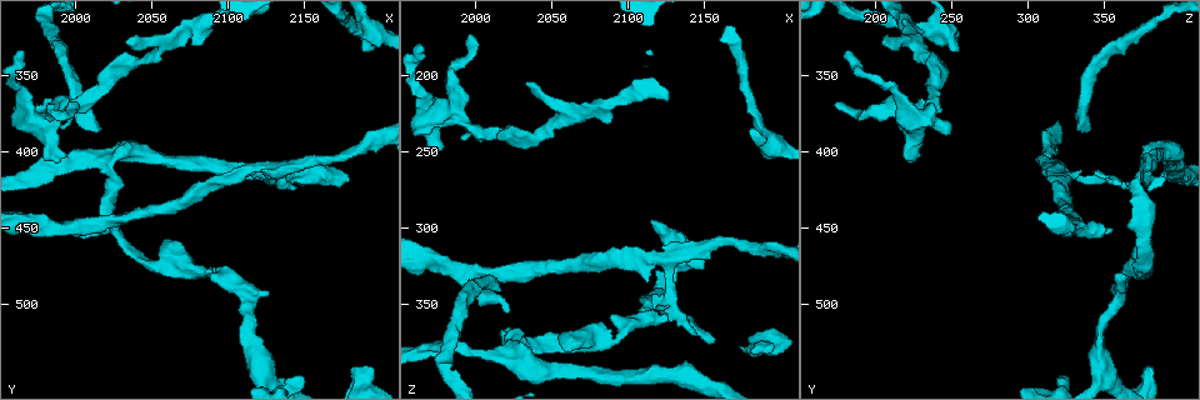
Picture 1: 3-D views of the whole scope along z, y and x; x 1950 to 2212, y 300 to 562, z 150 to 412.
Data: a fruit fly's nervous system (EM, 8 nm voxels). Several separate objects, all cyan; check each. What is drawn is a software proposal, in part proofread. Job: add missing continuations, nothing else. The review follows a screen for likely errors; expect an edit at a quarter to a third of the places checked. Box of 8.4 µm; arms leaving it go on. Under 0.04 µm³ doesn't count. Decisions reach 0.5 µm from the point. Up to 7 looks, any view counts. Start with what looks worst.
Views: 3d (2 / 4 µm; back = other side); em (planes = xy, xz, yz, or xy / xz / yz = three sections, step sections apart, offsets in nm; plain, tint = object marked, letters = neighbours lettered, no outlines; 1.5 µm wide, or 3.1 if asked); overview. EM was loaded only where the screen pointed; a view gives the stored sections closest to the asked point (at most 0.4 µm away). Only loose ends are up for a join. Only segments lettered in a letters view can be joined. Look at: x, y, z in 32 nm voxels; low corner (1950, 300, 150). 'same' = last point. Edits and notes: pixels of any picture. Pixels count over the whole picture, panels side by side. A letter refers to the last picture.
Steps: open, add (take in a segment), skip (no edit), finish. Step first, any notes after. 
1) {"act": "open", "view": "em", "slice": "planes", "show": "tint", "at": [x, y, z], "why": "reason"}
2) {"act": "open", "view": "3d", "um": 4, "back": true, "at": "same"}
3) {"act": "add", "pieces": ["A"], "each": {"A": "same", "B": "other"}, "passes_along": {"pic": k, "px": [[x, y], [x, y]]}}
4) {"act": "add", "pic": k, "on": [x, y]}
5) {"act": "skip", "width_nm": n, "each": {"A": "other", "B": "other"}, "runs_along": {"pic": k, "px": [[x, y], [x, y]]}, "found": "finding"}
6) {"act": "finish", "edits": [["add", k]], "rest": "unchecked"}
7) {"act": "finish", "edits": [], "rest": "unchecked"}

{"act": "open", "view": "3d", "um": 2, "at": [2014, 386, 336]}

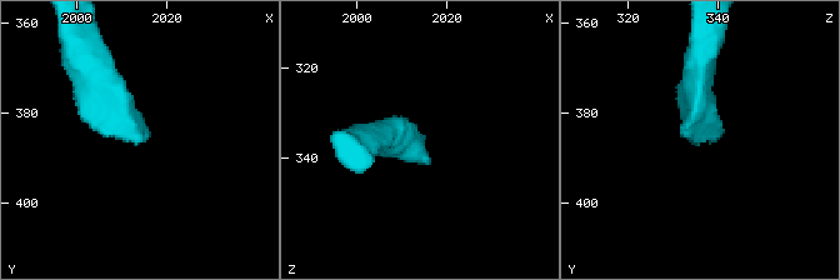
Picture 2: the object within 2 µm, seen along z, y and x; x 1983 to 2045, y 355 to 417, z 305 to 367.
{"act": "open", "view": "em", "slice": "xz", "step": 4, "show": "plain", "at": [2016, 387, 337]}

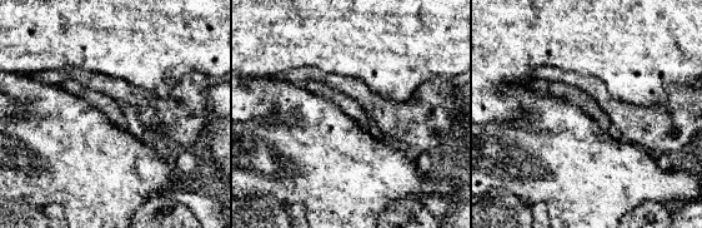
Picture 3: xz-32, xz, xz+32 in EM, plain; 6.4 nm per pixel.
{"act": "open", "view": "em", "slice": "xz", "step": 4, "show": "letters", "at": "same", "why": "see the neighbours"}

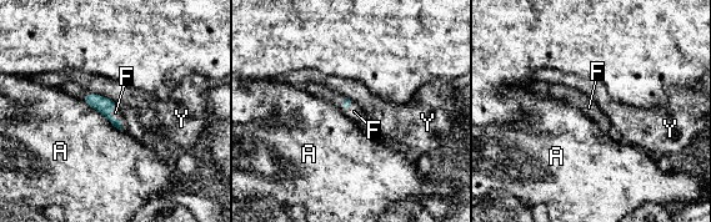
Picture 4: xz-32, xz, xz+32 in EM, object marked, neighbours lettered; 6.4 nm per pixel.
{"act": "add", "pic": 4, "on": [115, 112], "each": {"A": "other", "F": "same", "Y": "other"}, "passes_along": {"pic": 4, "px": [[101, 104], [111, 116], [115, 112]]}, "found": "the neuron continues"}

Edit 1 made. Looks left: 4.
{"act": "open", "view": "em", "slice": "planes", "show": "letters", "at": [1992, 402, 230], "why": "free end"}

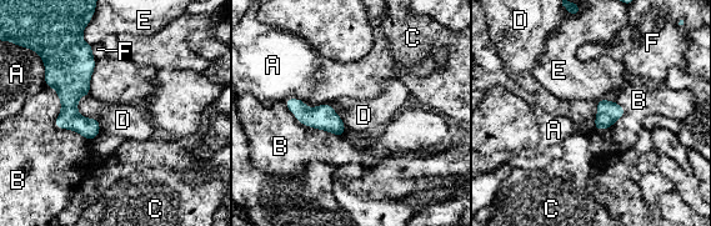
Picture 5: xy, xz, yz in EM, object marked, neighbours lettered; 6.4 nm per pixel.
{"act": "skip", "longest_contact_nm": ["B", 480], "each": {"A": "other", "B": "other", "C": "other", "D": "other", "E": "other", "F": "other"}, "border": {"pic": 5, "px": [[45, 84], [55, 125], [90, 141]]}, "found": "no lettered segment goes on from it"}

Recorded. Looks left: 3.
{"act": "open", "view": "em", "slice": "xz", "step": 4, "show": "letters", "at": [2124, 494, 358], "why": "free end"}

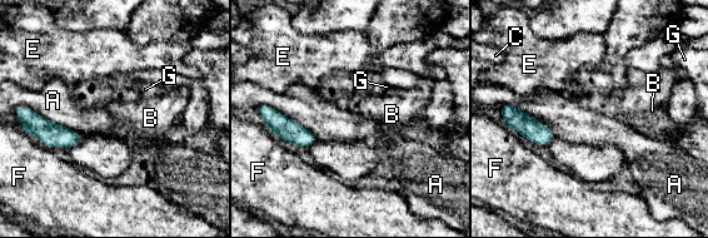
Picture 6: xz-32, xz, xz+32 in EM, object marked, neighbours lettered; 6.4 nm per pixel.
{"act": "open", "view": "em", "slice": "planes", "show": "letters", "at": "same", "why": "another direction"}

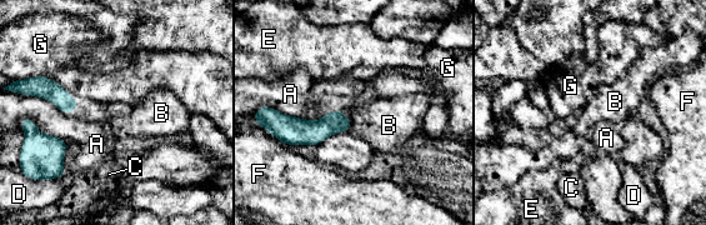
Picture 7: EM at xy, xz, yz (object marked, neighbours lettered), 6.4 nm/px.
{"act": "skip", "each": {"A": "other", "B": "other", "C": "other", "D": "other", "E": "other", "F": "other", "G": "other"}, "border": {"pic": 7, "px": [[258, 109], [323, 116]]}, "found": "none of them fits"}

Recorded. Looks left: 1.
{"act": "finish", "edits": [["add", 4]], "rest": "unchecked"}

